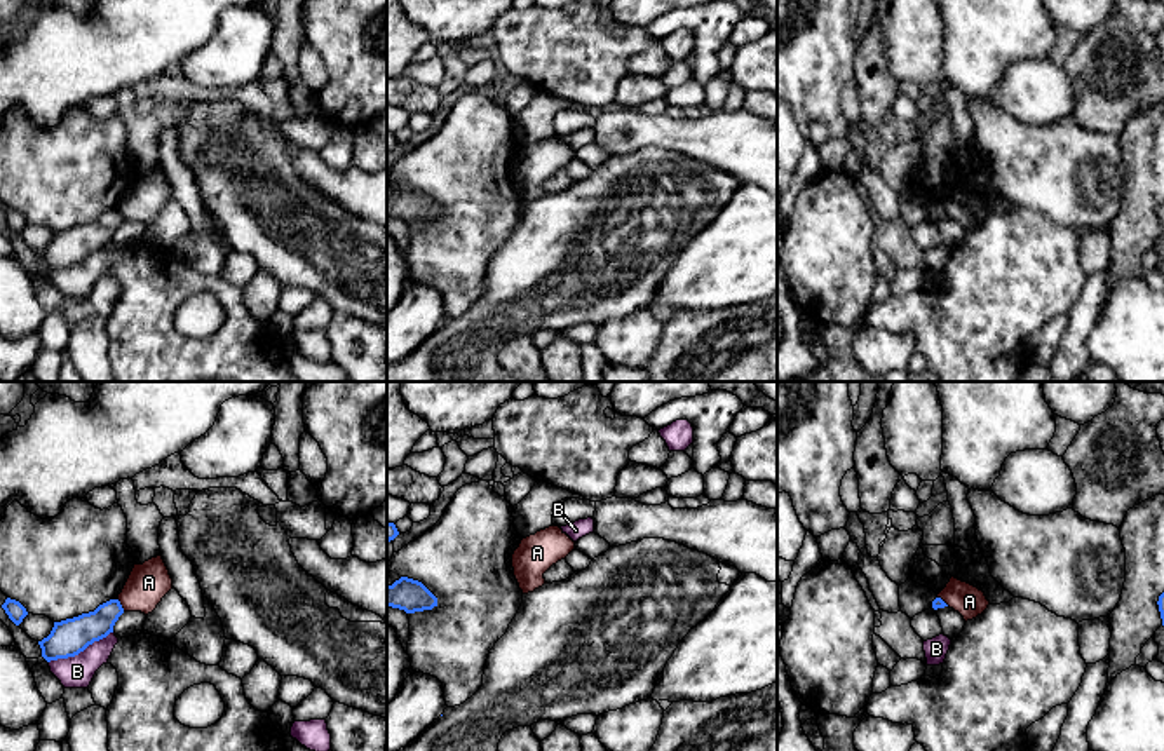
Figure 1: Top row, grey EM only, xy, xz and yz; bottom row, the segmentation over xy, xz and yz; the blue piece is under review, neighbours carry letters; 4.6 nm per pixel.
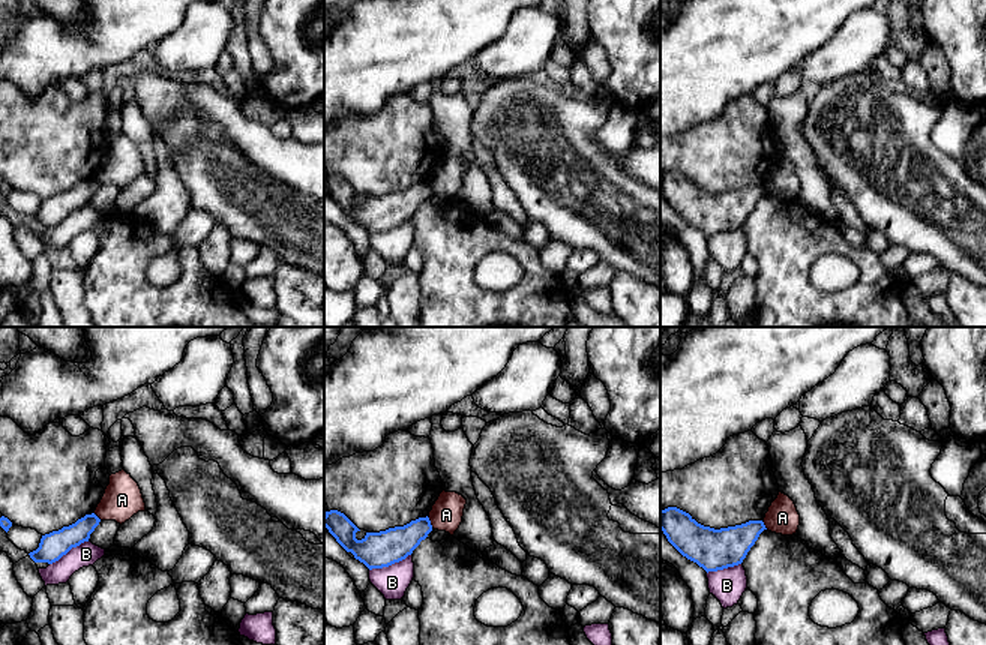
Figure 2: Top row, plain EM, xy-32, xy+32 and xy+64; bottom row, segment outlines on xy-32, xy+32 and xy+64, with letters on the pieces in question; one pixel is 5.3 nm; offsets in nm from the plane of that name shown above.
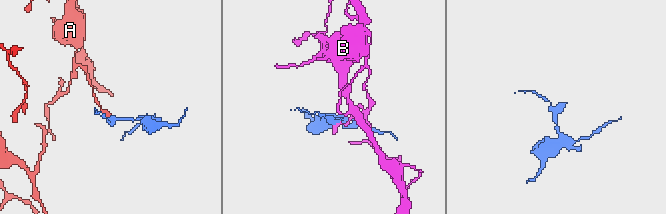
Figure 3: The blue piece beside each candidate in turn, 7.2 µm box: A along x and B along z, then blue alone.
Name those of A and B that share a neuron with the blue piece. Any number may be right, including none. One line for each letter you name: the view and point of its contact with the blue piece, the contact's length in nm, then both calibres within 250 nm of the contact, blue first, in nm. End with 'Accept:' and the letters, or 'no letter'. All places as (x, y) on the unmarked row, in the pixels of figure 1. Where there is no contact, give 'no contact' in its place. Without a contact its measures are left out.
Accept: no letter

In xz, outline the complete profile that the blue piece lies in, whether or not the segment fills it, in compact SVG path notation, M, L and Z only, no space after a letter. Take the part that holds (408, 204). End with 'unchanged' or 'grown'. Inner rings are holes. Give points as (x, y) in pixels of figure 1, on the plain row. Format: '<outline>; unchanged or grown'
M401 186L387 195L387 216L415 223L437 216L437 207L422 192Z; unchanged

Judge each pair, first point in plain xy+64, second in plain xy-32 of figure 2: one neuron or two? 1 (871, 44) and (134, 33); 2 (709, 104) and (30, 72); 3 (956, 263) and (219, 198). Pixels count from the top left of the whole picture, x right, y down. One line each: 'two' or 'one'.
1: one
2: one
3: one

